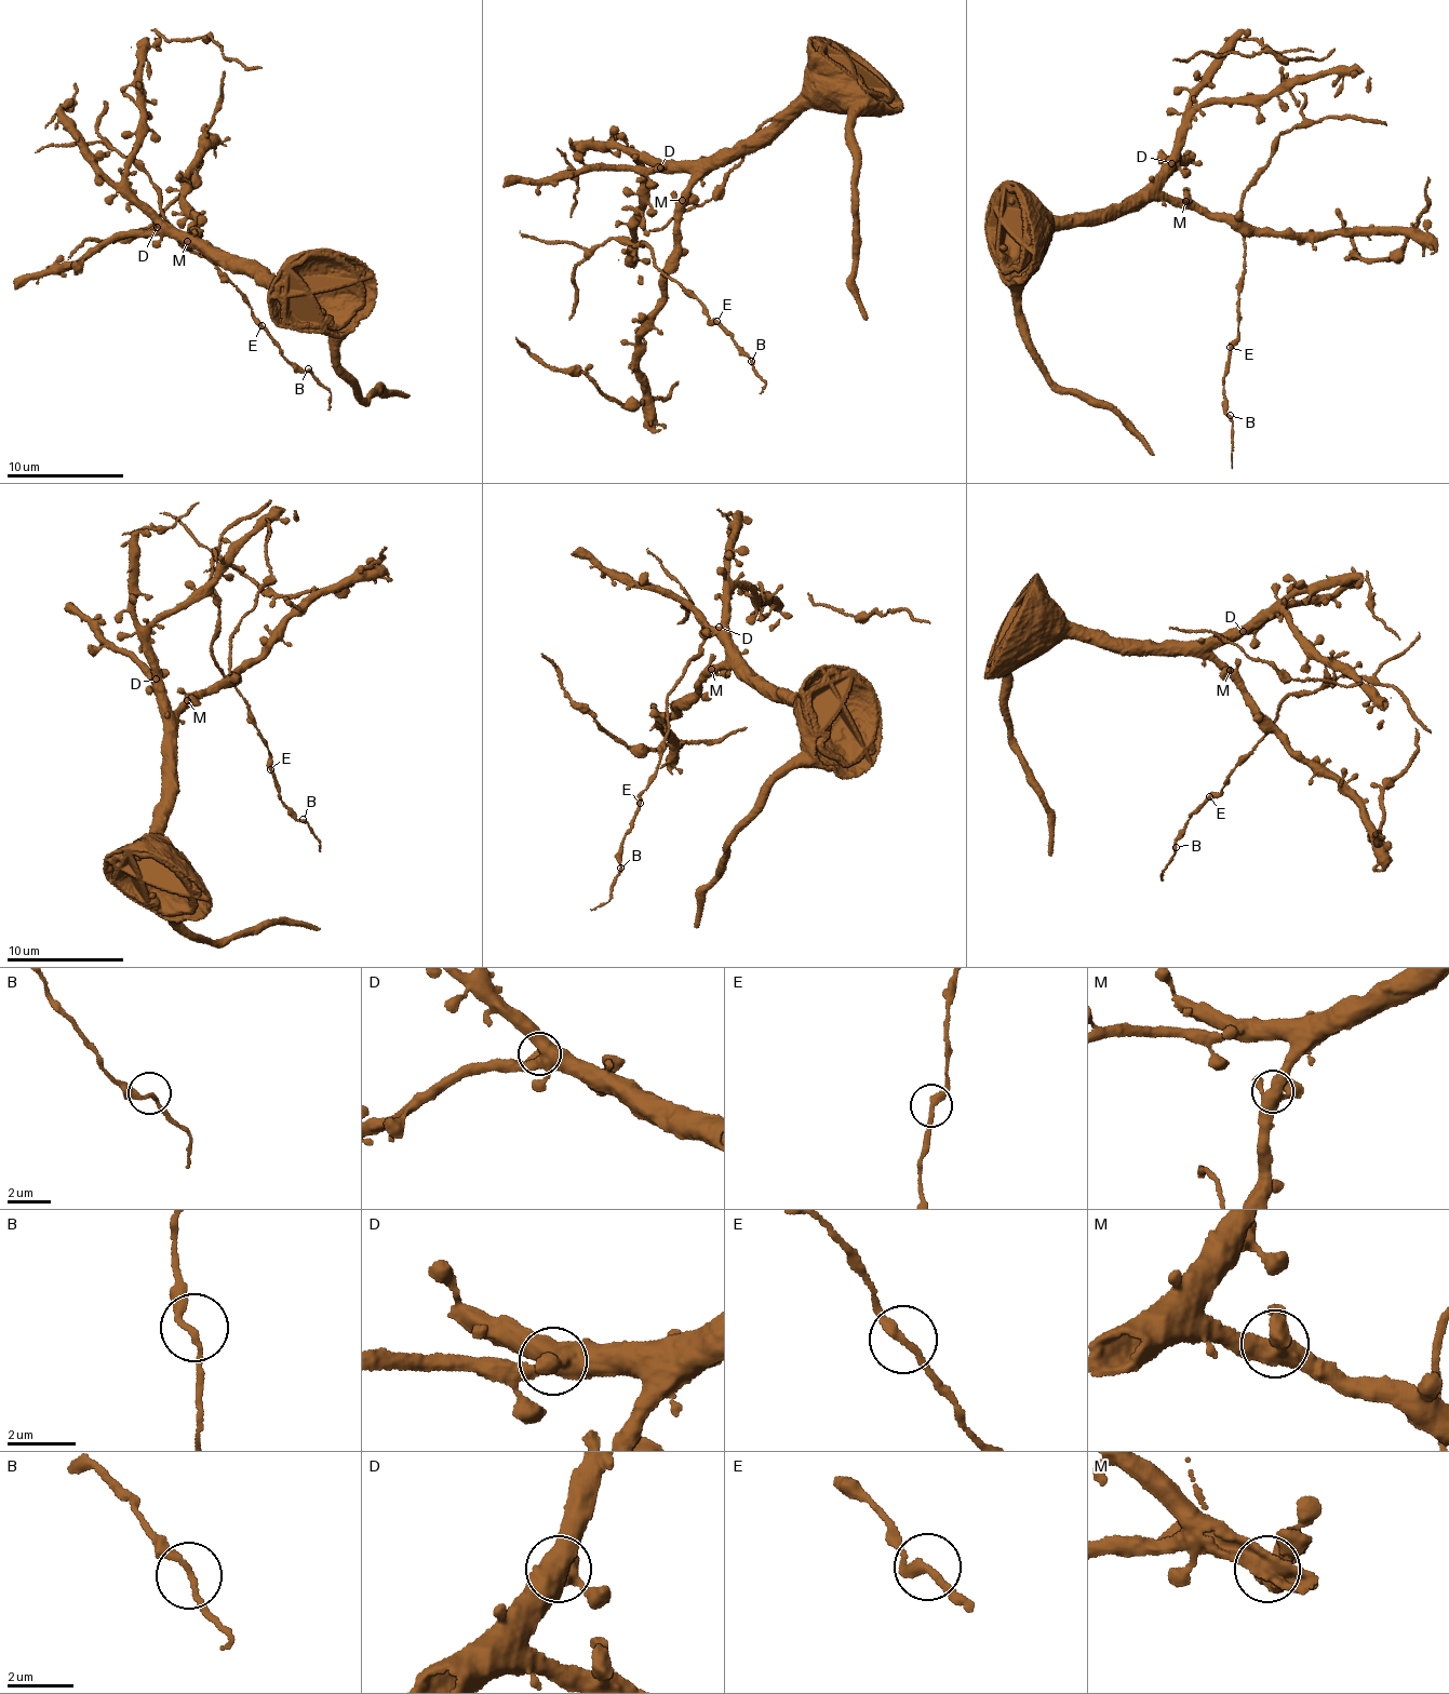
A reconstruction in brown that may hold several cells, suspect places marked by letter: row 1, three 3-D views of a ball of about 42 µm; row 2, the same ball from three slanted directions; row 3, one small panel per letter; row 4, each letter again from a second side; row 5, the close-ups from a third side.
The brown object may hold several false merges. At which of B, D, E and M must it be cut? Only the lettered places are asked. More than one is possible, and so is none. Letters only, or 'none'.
E

